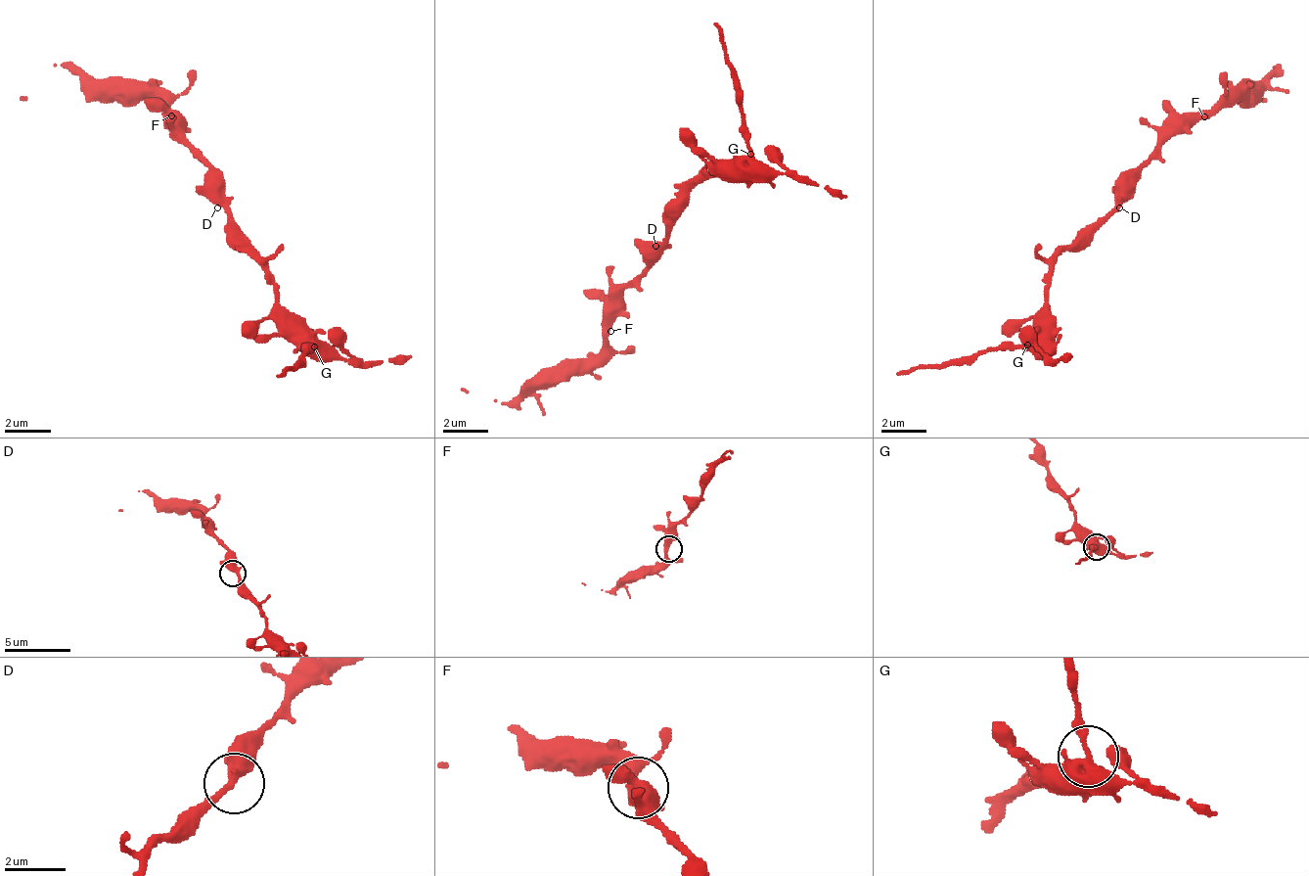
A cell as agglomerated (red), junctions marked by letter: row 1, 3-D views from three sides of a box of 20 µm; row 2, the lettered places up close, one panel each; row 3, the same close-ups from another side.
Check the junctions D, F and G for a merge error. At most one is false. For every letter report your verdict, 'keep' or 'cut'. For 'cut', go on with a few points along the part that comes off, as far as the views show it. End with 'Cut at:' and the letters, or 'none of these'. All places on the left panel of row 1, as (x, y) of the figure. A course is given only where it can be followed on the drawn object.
D: keep
F: keep
G: cut; foreign part runs (315, 345), (297, 363), (275, 374)
Cut at: G

